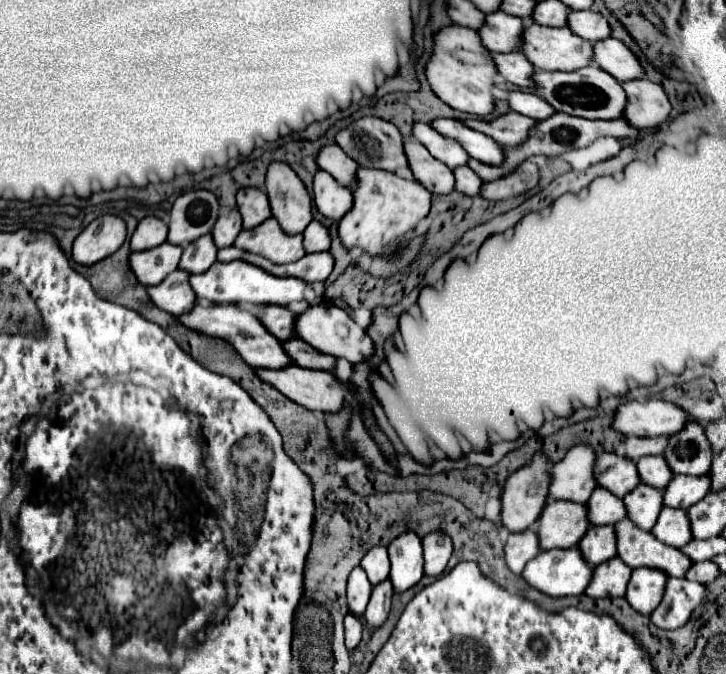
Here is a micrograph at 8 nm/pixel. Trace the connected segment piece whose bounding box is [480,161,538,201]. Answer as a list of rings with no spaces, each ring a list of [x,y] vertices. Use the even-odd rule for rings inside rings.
[[[524,161],[510,175],[506,175],[502,179],[484,181],[482,189],[480,189],[480,195],[484,199],[502,201],[502,199],[510,199],[510,197],[516,197],[520,193],[526,193],[536,183],[538,183],[538,167],[530,161]]]

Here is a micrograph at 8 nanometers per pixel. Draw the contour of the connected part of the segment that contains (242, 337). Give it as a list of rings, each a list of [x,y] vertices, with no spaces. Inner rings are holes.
[[[212,305],[212,307],[194,307],[194,311],[188,311],[186,315],[178,315],[178,319],[182,319],[184,327],[190,327],[194,331],[202,331],[202,335],[210,335],[216,339],[226,339],[234,351],[238,351],[238,355],[242,357],[244,363],[248,363],[250,367],[264,367],[264,369],[282,369],[286,365],[290,365],[290,357],[282,351],[280,341],[270,335],[262,323],[248,311],[240,311],[234,305]]]

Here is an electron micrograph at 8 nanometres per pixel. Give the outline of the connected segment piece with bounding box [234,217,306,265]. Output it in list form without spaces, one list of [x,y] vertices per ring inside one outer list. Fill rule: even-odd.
[[[268,217],[262,225],[254,229],[242,229],[234,245],[280,265],[294,263],[306,255],[302,247],[302,235],[284,233],[274,217]]]

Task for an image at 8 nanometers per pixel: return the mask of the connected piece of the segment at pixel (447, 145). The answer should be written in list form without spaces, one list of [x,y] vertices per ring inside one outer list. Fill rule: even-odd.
[[[414,123],[412,127],[414,137],[430,151],[430,155],[438,161],[442,161],[444,165],[448,165],[450,169],[466,165],[468,163],[468,153],[454,141],[448,137],[438,135],[430,125],[426,123]]]

